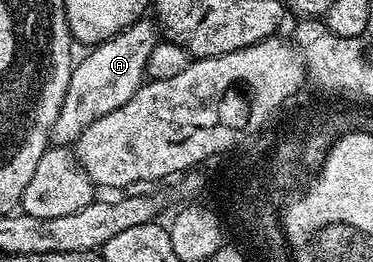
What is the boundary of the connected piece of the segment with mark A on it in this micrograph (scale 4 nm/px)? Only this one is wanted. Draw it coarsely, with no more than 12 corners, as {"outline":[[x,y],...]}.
{"outline":[[142,18],[75,61],[51,143],[145,83],[157,25]]}

